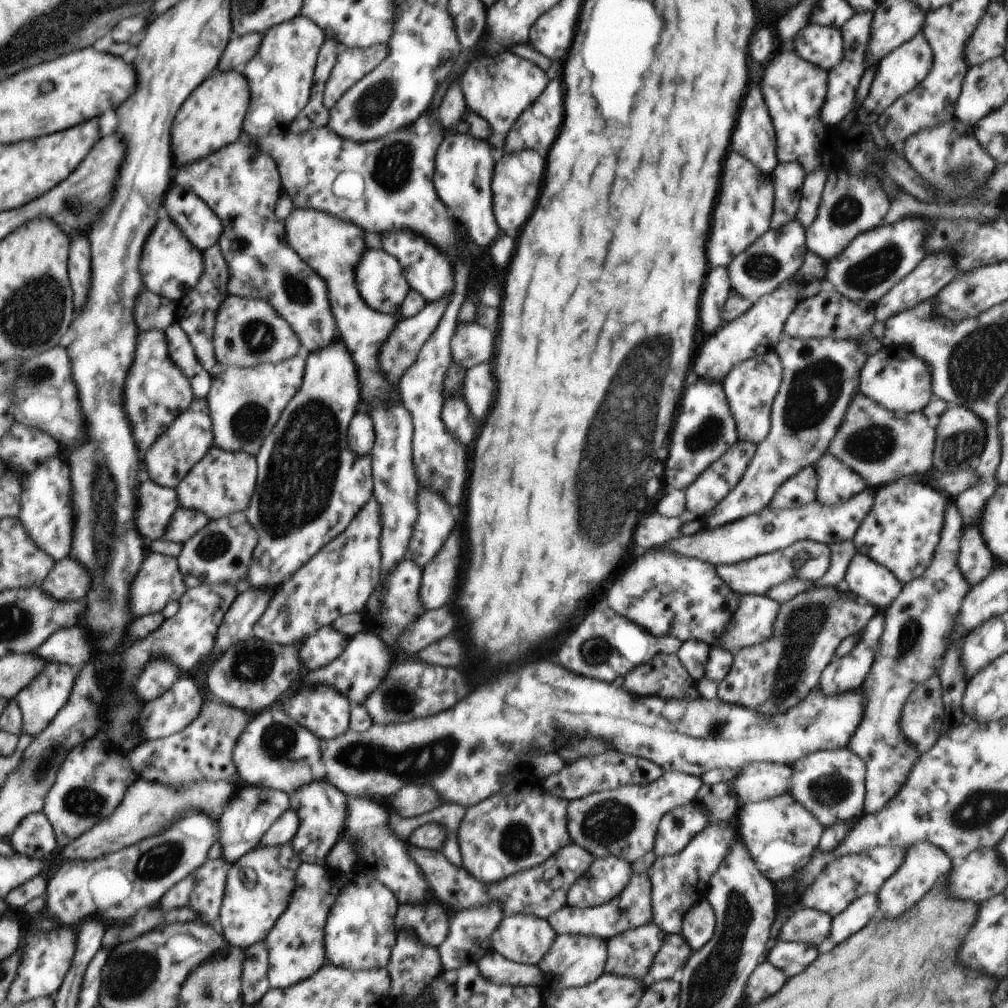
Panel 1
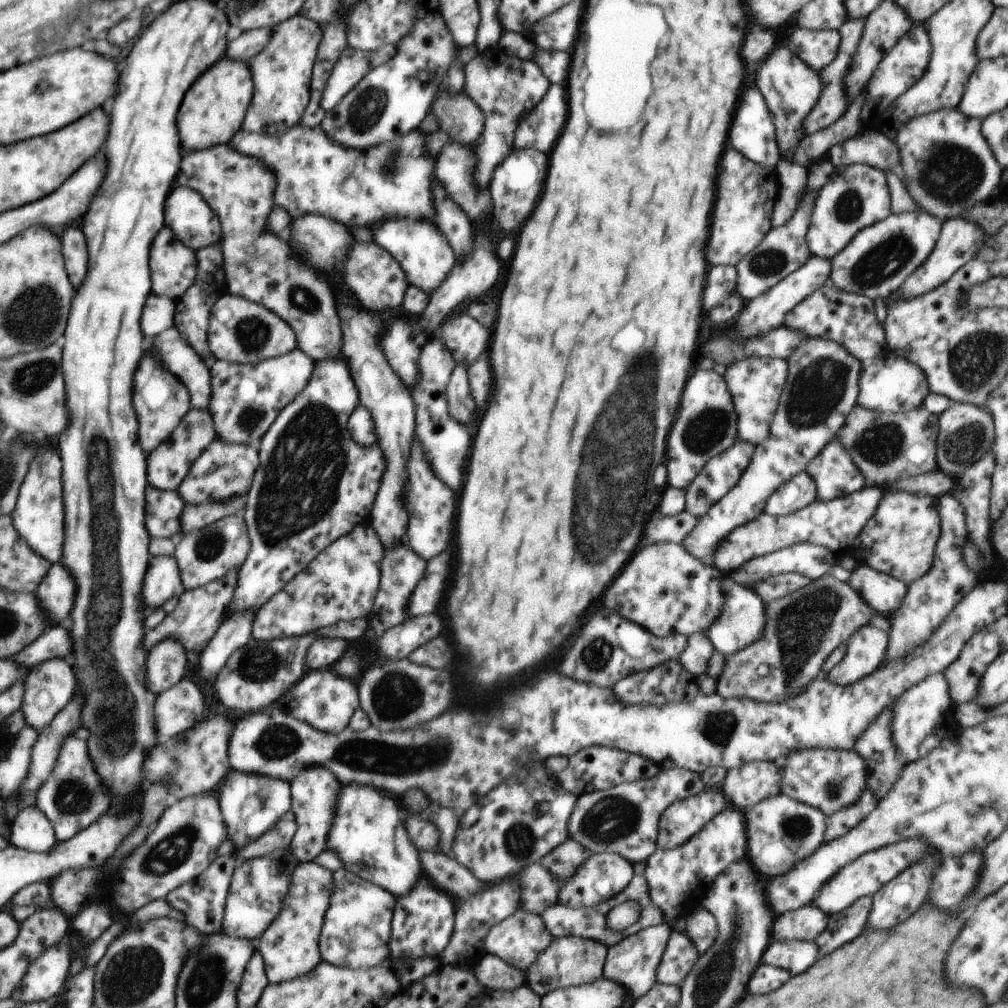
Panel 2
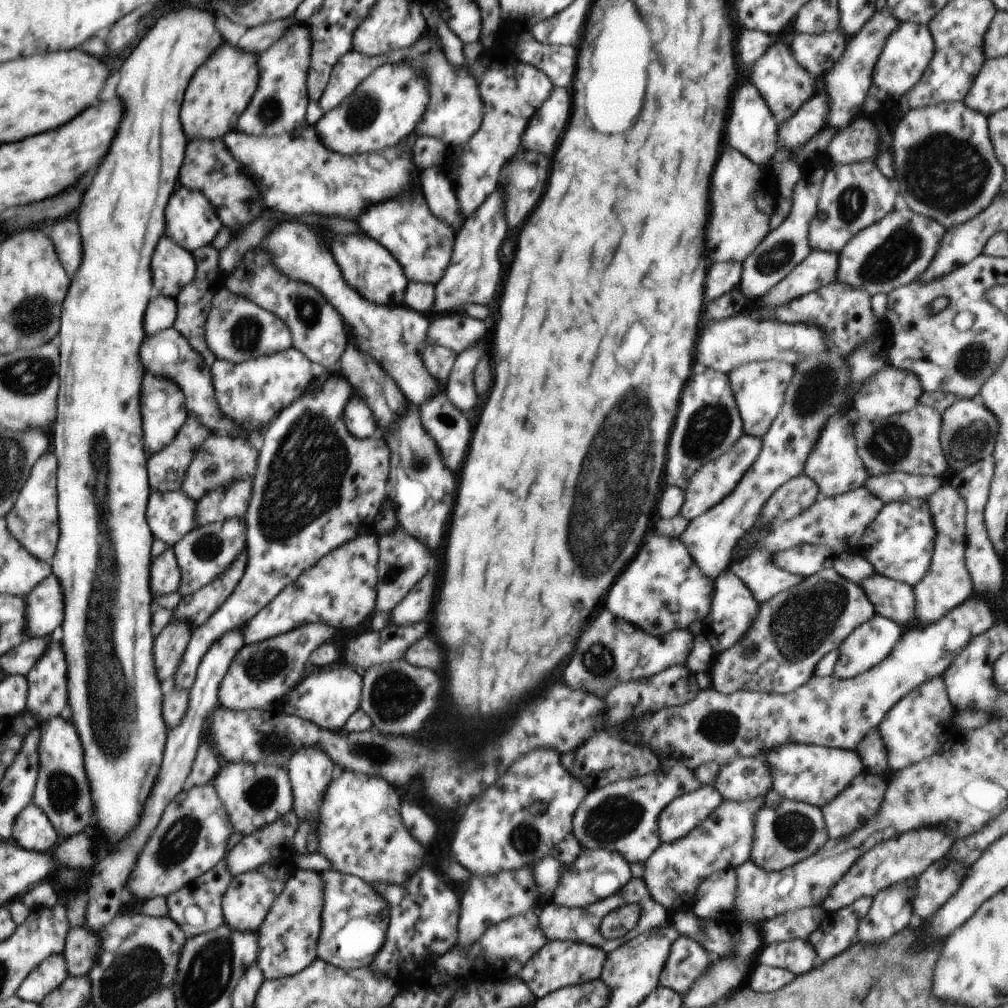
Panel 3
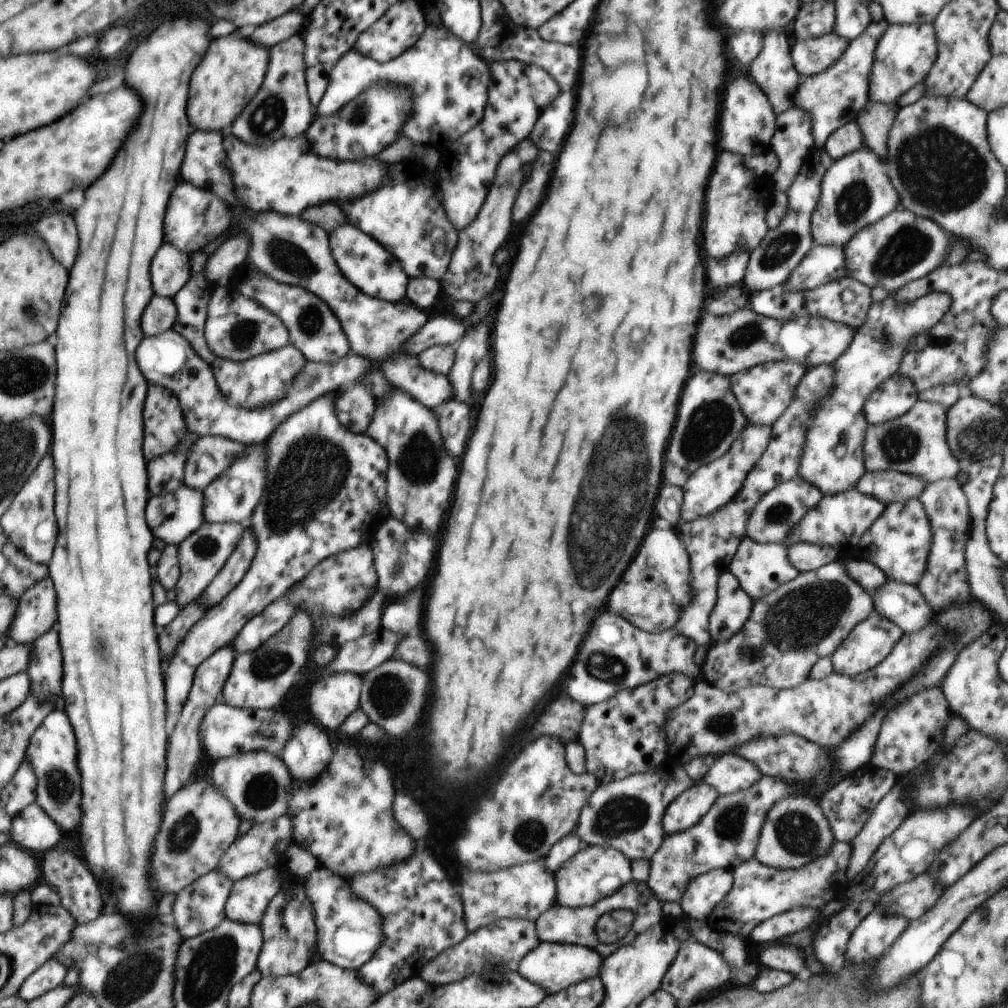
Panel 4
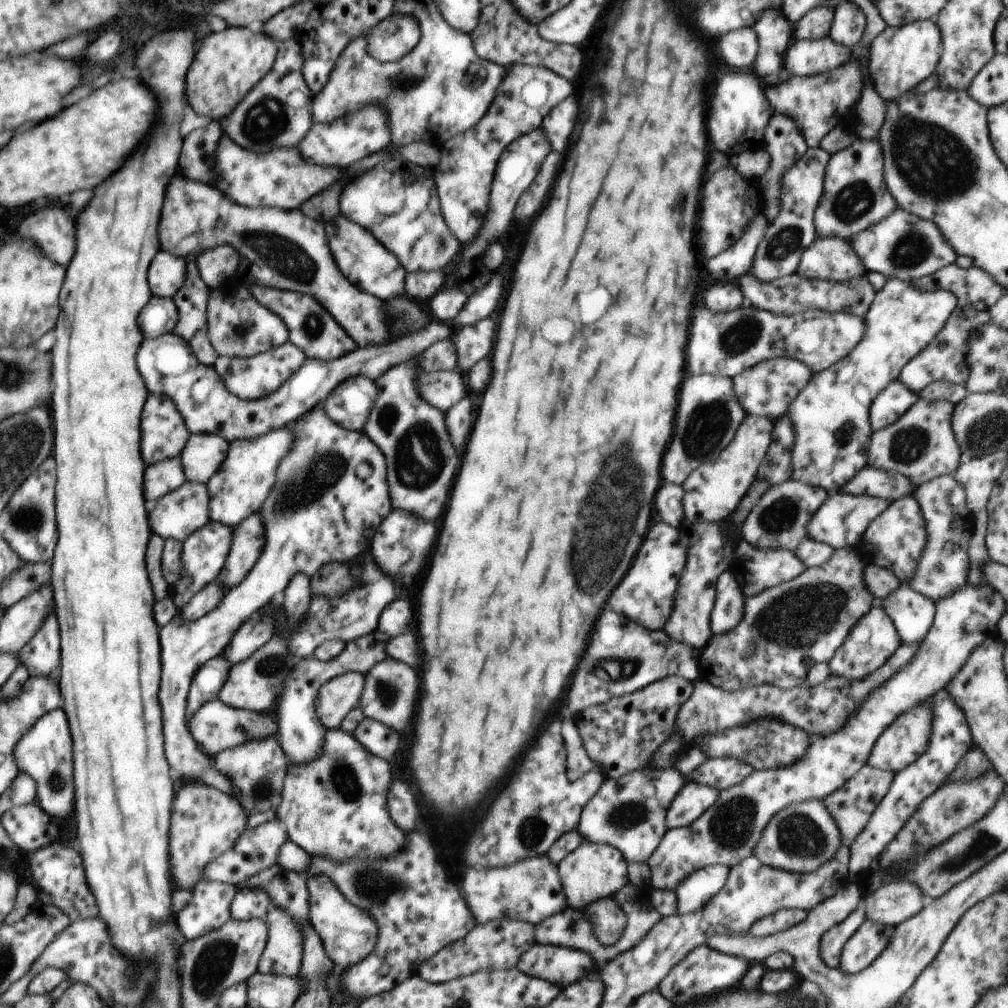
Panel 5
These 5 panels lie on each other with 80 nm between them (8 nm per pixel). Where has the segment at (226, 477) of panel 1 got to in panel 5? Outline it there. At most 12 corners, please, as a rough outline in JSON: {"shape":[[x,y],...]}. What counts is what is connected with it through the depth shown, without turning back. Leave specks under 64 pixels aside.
{"shape":[[191,434],[185,480],[206,485],[229,446],[220,435]]}

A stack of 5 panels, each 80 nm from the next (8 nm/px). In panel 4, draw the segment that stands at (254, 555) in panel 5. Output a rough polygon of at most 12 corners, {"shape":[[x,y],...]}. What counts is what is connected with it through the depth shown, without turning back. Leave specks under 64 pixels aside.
{"shape":[[247,525],[199,600],[216,606],[244,578],[257,540]]}

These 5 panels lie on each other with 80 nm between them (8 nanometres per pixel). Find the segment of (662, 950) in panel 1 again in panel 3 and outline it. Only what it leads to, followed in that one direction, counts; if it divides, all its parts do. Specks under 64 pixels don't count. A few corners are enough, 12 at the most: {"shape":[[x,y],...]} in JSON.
{"shape":[[678,935],[659,984],[683,998],[710,965],[698,939]]}

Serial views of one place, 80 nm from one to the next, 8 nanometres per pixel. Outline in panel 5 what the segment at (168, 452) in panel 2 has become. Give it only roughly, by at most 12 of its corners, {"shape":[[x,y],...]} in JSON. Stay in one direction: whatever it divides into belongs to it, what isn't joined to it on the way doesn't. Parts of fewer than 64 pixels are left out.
{"shape":[[180,456],[148,466],[146,500],[184,484]]}

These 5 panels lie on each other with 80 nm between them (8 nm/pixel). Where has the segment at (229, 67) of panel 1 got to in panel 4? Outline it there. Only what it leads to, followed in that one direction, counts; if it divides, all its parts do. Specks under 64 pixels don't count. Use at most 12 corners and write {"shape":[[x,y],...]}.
{"shape":[[288,11],[247,40],[269,49],[298,33],[304,14]]}

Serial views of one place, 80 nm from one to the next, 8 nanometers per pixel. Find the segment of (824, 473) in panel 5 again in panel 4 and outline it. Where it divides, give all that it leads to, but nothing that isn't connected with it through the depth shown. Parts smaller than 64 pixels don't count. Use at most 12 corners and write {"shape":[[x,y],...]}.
{"shape":[[890,293],[834,362],[799,478],[823,495],[867,471],[867,396],[952,306]]}

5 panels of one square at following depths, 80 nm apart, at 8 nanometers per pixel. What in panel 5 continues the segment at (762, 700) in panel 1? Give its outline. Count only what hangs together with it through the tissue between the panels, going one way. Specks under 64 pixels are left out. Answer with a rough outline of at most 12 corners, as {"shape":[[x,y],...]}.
{"shape":[[838,549],[744,596],[698,654],[725,691],[805,684],[877,603]]}

